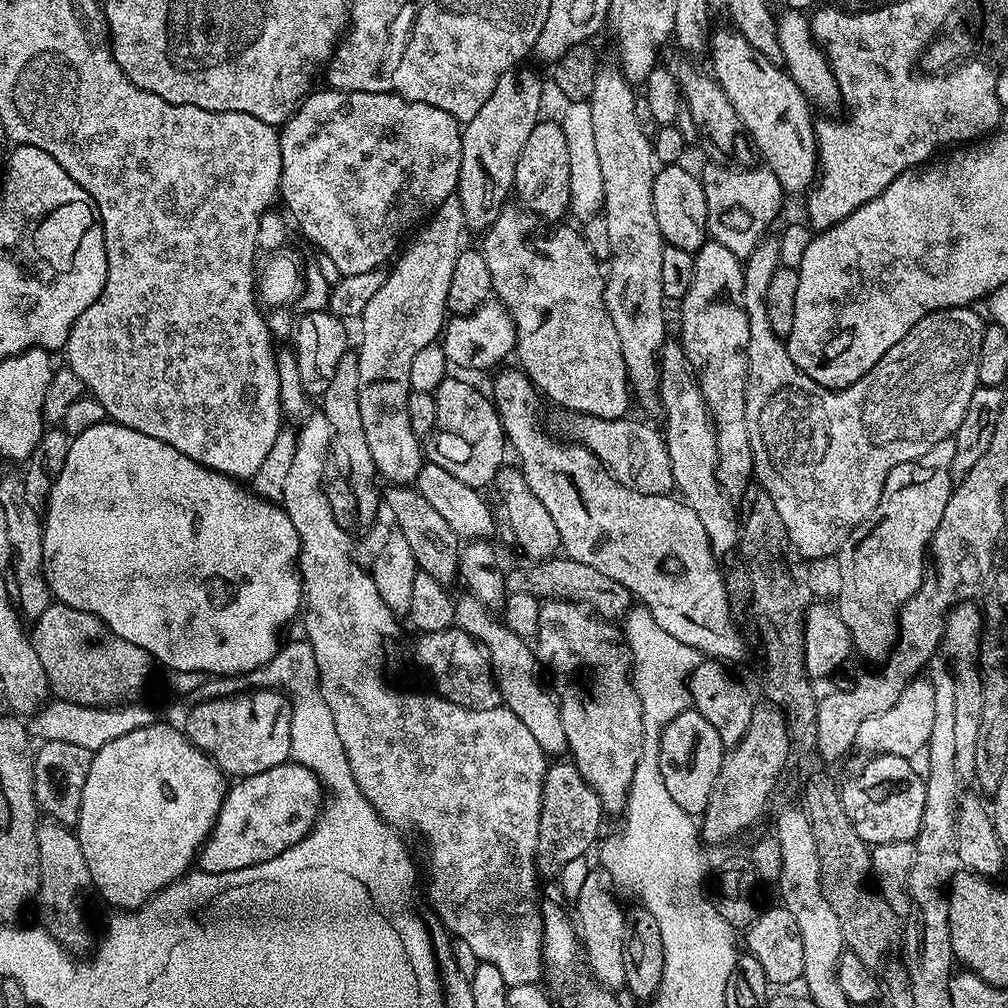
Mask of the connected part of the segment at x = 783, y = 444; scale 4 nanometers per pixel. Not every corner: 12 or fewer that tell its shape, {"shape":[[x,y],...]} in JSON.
{"shape":[[779,239],[743,261],[754,480],[809,562],[890,470],[955,437],[986,327],[926,314],[858,382],[770,330]]}

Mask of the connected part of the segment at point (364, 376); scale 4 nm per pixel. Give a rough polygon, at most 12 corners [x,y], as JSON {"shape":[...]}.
{"shape":[[447,196],[358,318],[362,430],[377,473],[426,463],[410,366],[444,330],[466,236]]}

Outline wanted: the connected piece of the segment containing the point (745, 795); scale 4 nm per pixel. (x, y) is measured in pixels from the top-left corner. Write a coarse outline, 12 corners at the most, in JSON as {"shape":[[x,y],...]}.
{"shape":[[776,706],[725,755],[699,825],[724,844],[764,812],[790,753]]}

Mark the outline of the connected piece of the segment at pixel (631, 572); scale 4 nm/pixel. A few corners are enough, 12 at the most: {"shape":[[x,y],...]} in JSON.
{"shape":[[519,367],[490,399],[560,546],[666,634],[742,659],[702,518],[551,440]]}

